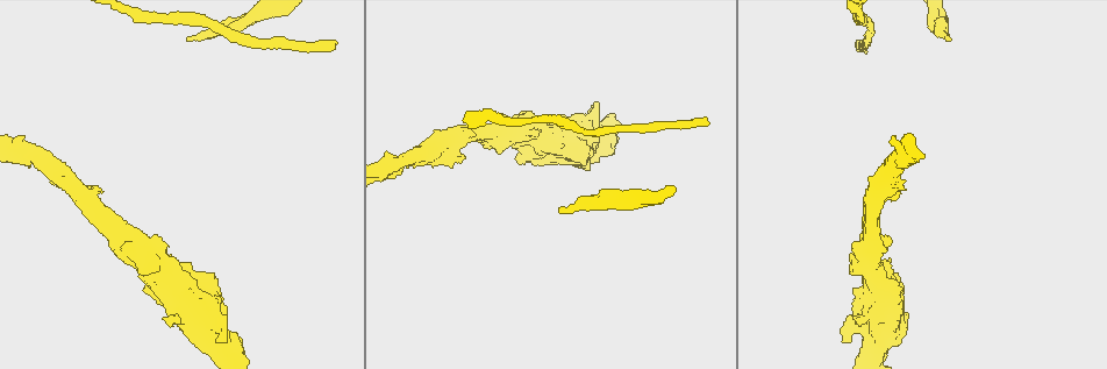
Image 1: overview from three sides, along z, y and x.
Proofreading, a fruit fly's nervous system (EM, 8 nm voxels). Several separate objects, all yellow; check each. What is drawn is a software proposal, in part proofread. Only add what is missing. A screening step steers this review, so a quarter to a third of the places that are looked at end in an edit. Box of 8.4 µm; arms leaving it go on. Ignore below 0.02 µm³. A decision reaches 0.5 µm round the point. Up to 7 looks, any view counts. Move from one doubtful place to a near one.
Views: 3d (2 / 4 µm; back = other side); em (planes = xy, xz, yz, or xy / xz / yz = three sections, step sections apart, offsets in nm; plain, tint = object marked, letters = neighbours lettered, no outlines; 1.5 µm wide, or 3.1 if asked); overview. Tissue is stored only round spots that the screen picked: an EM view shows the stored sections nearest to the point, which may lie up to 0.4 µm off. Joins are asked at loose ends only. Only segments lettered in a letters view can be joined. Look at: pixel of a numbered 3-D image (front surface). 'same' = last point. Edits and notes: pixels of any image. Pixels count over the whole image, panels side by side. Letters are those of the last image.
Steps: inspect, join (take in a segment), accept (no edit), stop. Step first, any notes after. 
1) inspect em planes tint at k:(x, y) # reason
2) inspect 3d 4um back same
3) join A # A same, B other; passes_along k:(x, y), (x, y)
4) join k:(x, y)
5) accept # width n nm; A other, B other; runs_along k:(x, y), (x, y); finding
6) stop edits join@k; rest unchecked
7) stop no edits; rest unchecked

inspect 3d 2um at 1:(334, 45) # end of a long branch

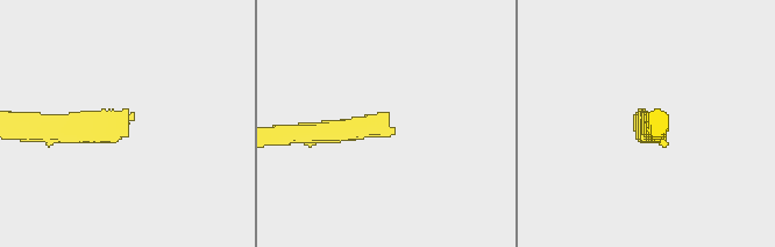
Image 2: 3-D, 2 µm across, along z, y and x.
inspect em planes letters at 2:(389, 136)

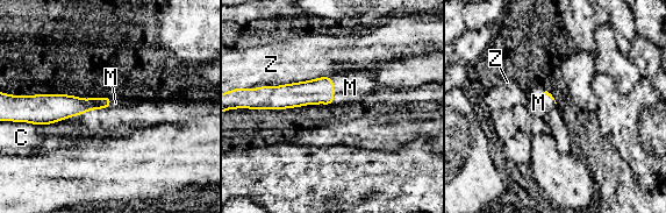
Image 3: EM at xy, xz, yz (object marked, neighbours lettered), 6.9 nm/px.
join M # C other, M same, Z other; the neuron continues

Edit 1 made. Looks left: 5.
inspect 3d 4um at 1:(950, 41) # thin end

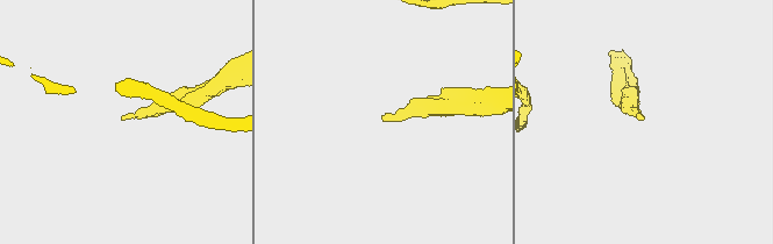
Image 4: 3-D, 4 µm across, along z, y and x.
inspect em planes letters at 4:(383, 120)

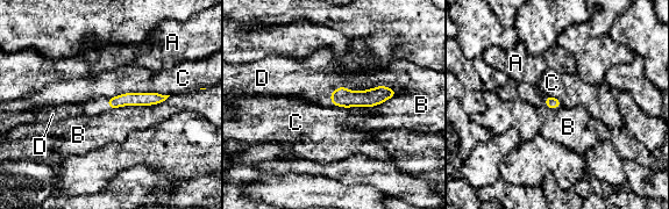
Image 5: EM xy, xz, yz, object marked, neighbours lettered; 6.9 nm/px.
join D # A other, B other, C other, D same; passes_along 5:(342, 96), (331, 95), (306, 84); it goes on there

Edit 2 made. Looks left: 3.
inspect overview

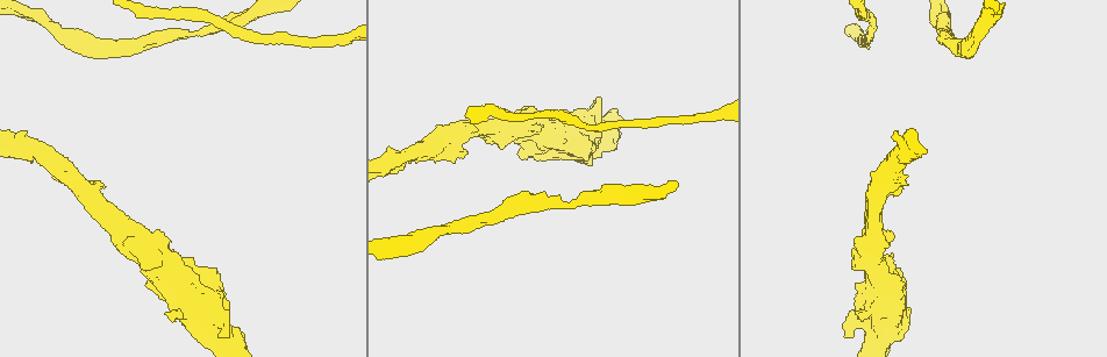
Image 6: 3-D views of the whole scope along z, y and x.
inspect em 3.1um planes plain at 6:(902, 284) # an open end

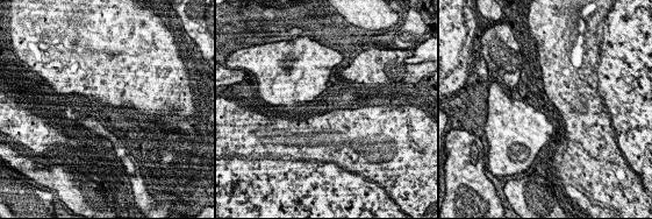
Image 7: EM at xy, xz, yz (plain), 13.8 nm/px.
inspect em 3.1um planes letters same # see the neighbours

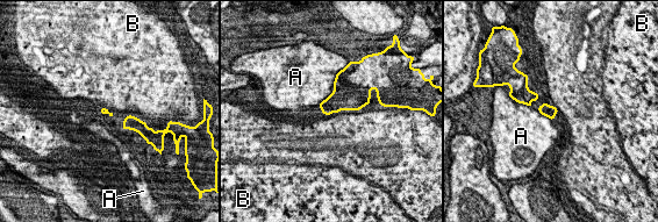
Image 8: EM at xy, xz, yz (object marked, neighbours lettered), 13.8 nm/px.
accept # longest_contact B 700 nm; A other, B other; none of them fits

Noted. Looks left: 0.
stop edits join@3, join@5; rest unchecked

